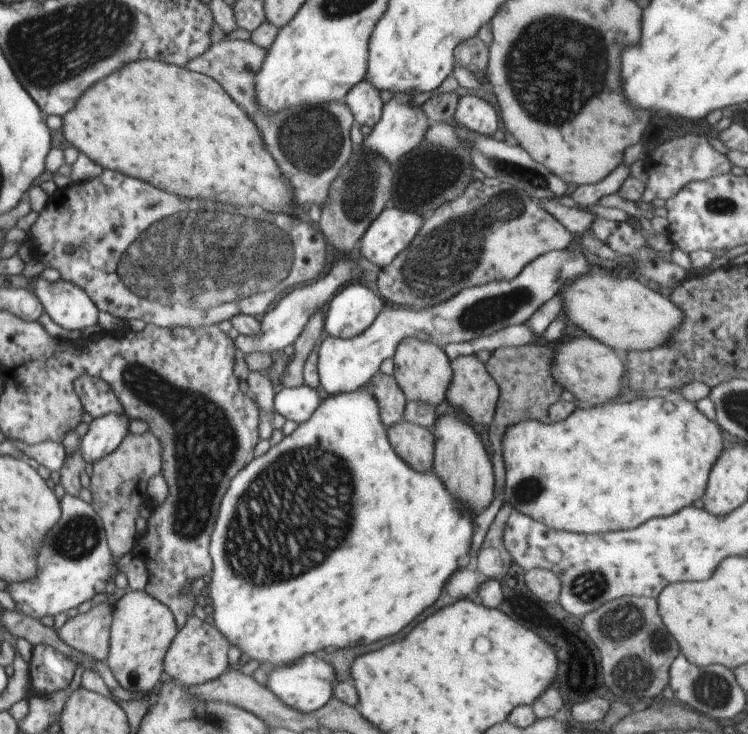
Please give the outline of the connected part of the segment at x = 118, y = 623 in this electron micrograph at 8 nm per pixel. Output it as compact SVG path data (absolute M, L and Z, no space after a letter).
M128 590L113 606L109 632L107 665L122 688L133 693L148 693L166 668L166 654L178 637L179 626L174 611L145 590Z

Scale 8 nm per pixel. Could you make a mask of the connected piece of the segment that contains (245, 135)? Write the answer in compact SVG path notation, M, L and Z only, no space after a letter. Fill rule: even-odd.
M142 60L136 64L124 66L120 72L114 72L108 76L108 80L100 80L96 88L89 88L86 94L83 94L75 104L72 111L67 112L62 117L62 130L64 138L79 150L86 154L90 160L99 164L104 170L118 171L125 175L136 177L156 188L164 190L168 188L168 193L176 192L178 196L188 196L188 198L206 198L212 202L230 202L235 205L248 205L249 207L262 207L268 213L282 213L290 215L294 208L293 188L289 186L289 180L285 179L280 167L276 164L274 157L268 152L261 131L255 125L255 122L247 115L247 112L220 86L216 80L202 73L195 73L187 67L180 67L172 63L156 60Z

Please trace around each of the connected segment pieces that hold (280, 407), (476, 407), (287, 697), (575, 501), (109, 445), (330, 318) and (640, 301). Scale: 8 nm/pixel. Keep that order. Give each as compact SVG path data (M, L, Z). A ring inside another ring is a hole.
M304 383L296 388L283 388L275 394L273 405L286 420L305 423L314 414L324 398L321 390Z
M470 355L455 358L451 369L453 377L445 398L457 411L464 412L471 423L490 424L500 389L485 364L476 355Z
M309 654L297 660L293 665L267 668L269 679L267 686L285 705L309 713L322 708L332 697L333 684L337 681L332 664L323 655Z
M673 389L663 394L644 396L631 402L610 401L592 408L575 408L566 420L557 423L544 424L531 418L524 419L508 427L501 440L505 462L505 489L503 490L505 502L510 502L510 506L520 514L528 515L557 531L572 530L572 532L582 532L582 534L594 534L594 532L600 534L600 532L636 528L654 516L670 516L670 514L678 512L680 508L690 506L692 500L703 497L712 464L716 462L716 459L719 459L719 454L723 451L723 438L720 429L720 425L716 421L708 420L708 416L704 416L696 408L695 403L688 402L682 398L679 390Z
M108 413L93 419L88 433L79 442L85 462L94 464L98 459L114 452L129 433L128 420L127 415L118 413Z
M348 284L330 303L324 320L325 335L351 339L364 332L383 311L386 302L380 295L360 284Z
M604 270L590 274L584 280L580 278L574 284L564 286L562 296L564 296L564 308L566 308L570 322L574 322L578 328L588 332L592 338L599 340L622 356L630 351L649 351L665 345L685 319L684 311L671 299L664 298L661 293L651 290L634 277L617 278L617 273L614 276L613 274L608 276L604 274Z

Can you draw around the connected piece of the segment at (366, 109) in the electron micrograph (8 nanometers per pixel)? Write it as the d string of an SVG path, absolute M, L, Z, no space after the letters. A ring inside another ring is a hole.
M362 79L347 92L344 101L361 126L370 126L373 129L380 120L383 103L380 99L380 91L373 87L372 83Z

